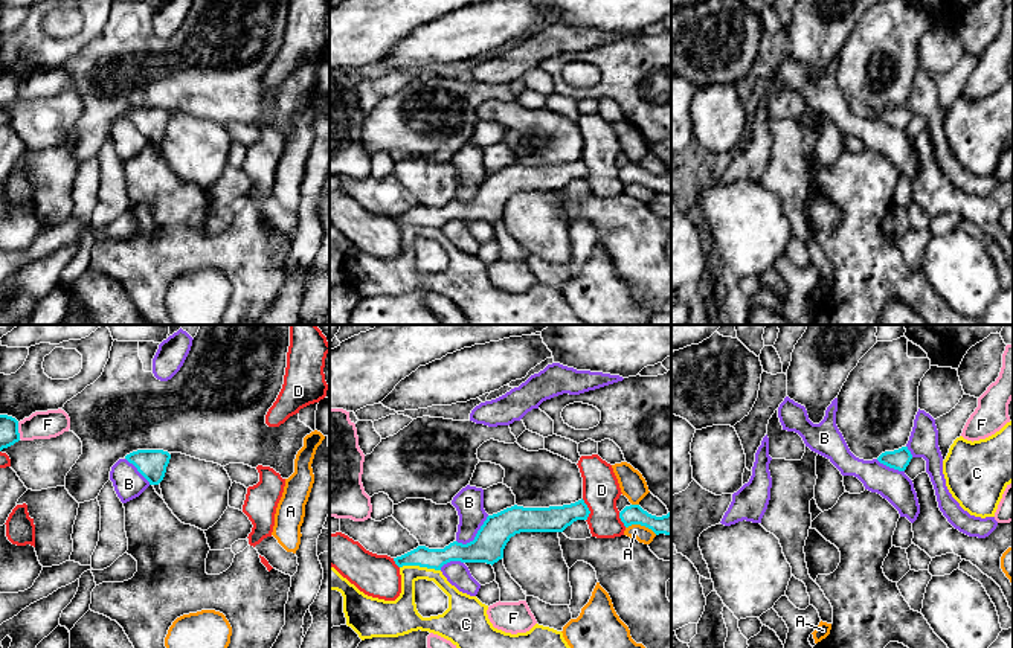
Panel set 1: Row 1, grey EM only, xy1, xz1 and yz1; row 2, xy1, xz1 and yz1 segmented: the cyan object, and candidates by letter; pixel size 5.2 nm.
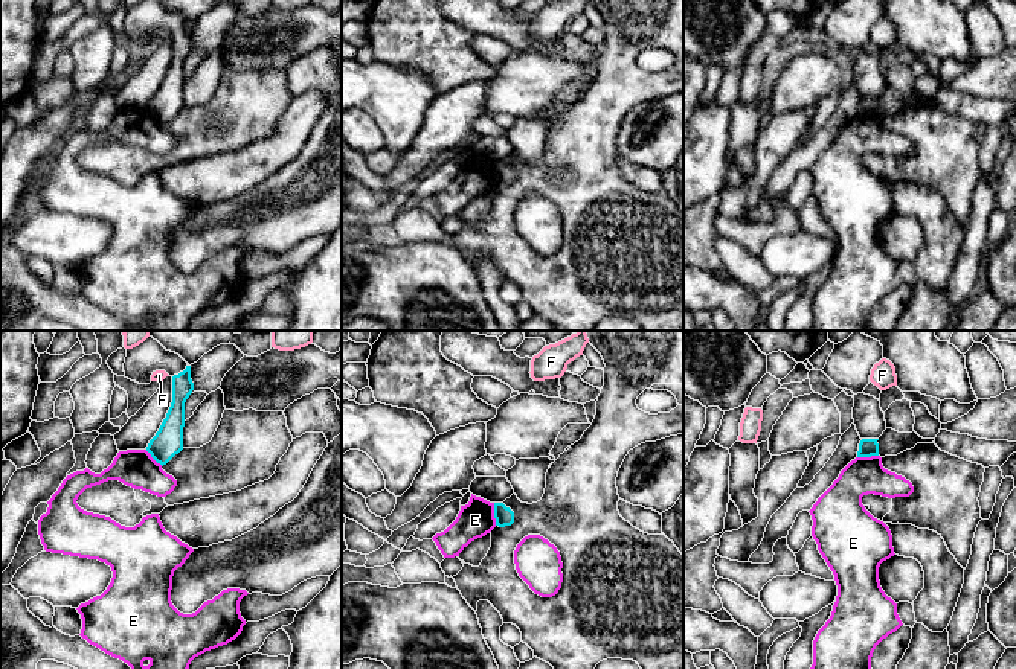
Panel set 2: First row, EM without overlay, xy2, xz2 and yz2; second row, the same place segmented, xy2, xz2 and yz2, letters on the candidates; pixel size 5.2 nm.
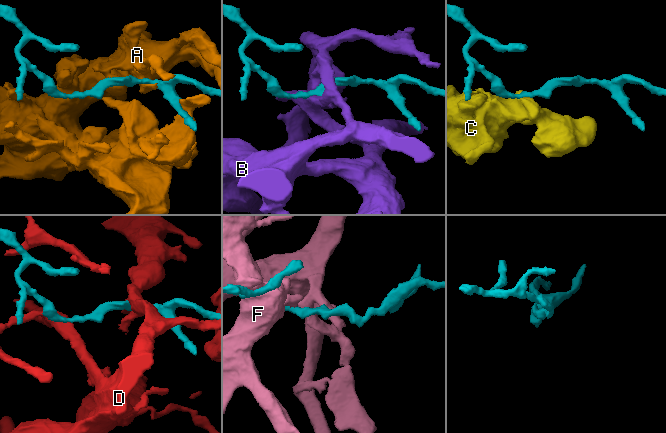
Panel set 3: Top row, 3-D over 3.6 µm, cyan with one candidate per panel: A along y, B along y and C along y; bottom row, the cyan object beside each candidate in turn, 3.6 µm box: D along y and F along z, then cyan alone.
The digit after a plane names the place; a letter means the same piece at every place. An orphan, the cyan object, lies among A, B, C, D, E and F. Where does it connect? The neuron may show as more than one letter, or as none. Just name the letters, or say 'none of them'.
none of them

